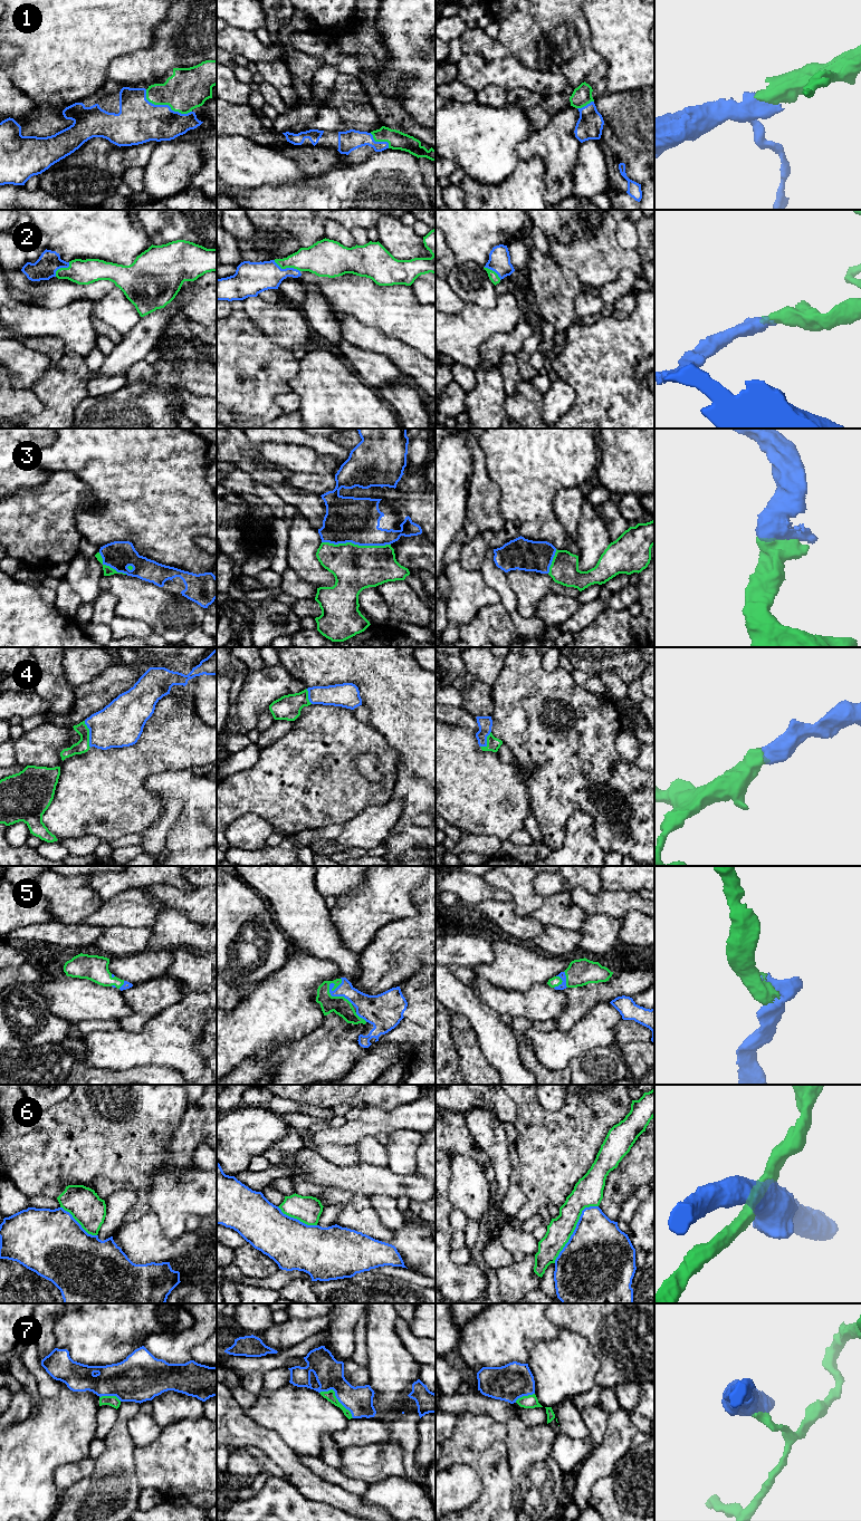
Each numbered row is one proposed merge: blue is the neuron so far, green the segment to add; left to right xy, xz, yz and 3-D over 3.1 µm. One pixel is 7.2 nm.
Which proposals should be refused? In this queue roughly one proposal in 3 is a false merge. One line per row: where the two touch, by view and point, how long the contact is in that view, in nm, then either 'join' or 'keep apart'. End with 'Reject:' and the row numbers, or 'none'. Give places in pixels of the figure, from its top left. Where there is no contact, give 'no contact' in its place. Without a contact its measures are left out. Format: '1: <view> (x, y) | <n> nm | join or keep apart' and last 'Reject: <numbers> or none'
1: xy (164, 105) | 380 nm | join
2: xz (287, 268) | 200 nm | join
3: xz (356, 544) | 500 nm | join
4: xy (89, 734) | 200 nm | join
5: xz (336, 995) | 220 nm | join
6: yz (575, 1229) | 500 nm | keep apart
7: xz (336, 1397) | 320 nm | keep apart
Reject: 6, 7

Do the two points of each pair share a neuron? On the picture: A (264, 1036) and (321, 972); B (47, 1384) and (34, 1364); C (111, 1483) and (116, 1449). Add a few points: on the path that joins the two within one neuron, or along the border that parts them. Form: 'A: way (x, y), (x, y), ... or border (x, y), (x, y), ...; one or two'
A: way (273, 1020), (305, 988); one
B: way (44, 1379), (36, 1368); one
C: way (114, 1474), (116, 1457); one

